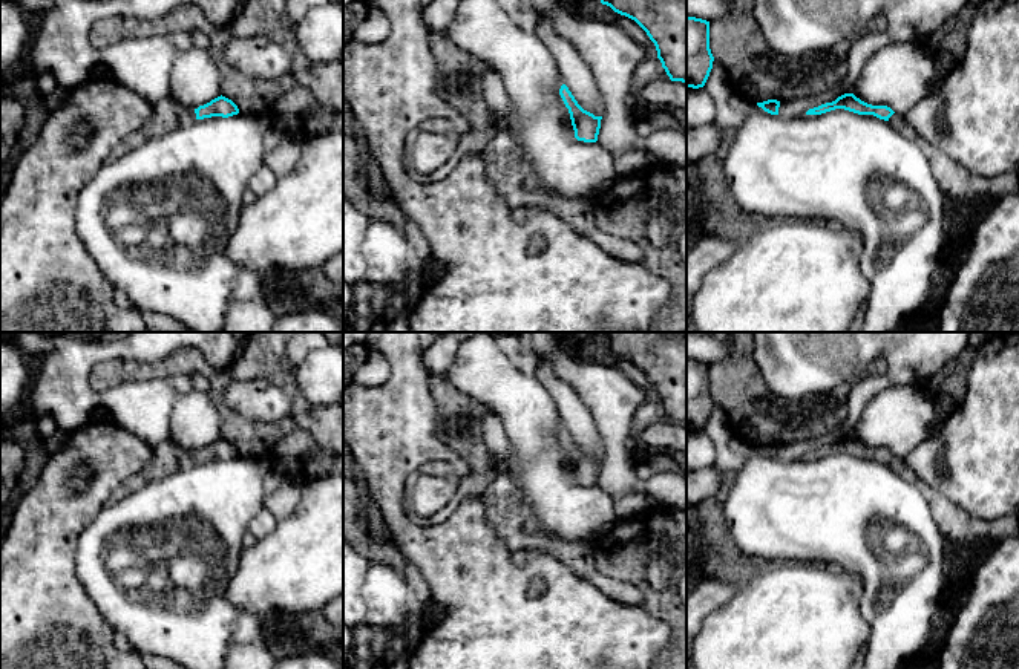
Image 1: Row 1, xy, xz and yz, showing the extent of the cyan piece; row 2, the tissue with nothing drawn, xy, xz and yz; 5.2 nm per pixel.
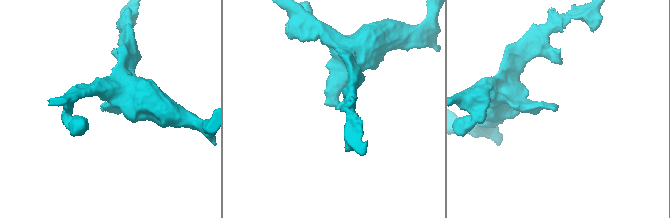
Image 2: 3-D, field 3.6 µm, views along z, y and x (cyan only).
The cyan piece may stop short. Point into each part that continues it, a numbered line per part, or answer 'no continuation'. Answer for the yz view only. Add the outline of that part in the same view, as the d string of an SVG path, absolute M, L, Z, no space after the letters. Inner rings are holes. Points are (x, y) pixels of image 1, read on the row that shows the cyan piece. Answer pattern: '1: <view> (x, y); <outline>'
1: yz (960, 186); M893 113L889 118L889 122L906 138L919 144L929 159L933 176L950 205L991 202L1007 194L1019 196L1019 162L1002 175L984 178L968 171L941 148L922 139L904 116Z

